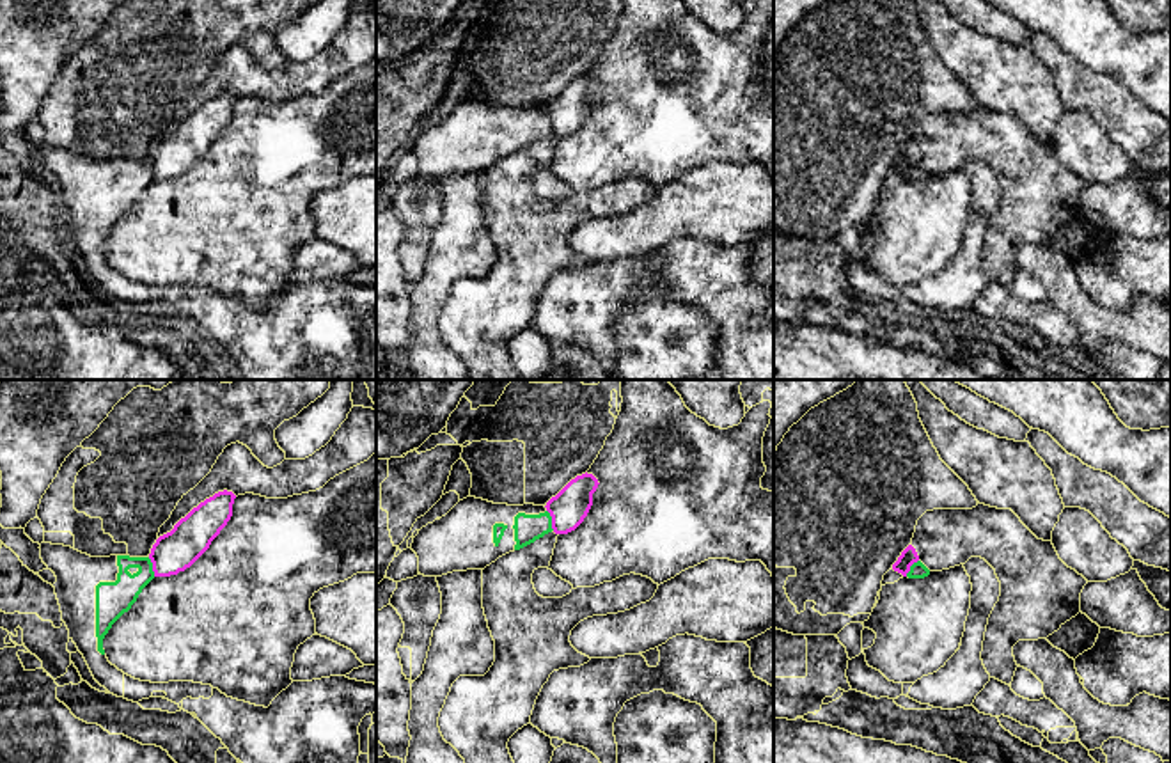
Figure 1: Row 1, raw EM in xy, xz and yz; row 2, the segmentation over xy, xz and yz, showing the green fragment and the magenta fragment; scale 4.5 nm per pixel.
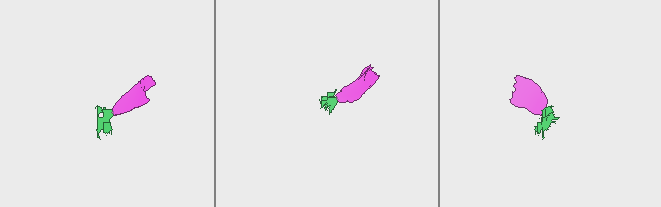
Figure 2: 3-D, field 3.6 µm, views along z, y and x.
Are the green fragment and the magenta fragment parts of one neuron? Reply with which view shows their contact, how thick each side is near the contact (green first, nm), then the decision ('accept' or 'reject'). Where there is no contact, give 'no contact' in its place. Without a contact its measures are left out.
contact in xz; calibres 130 and 170 nm; reject

